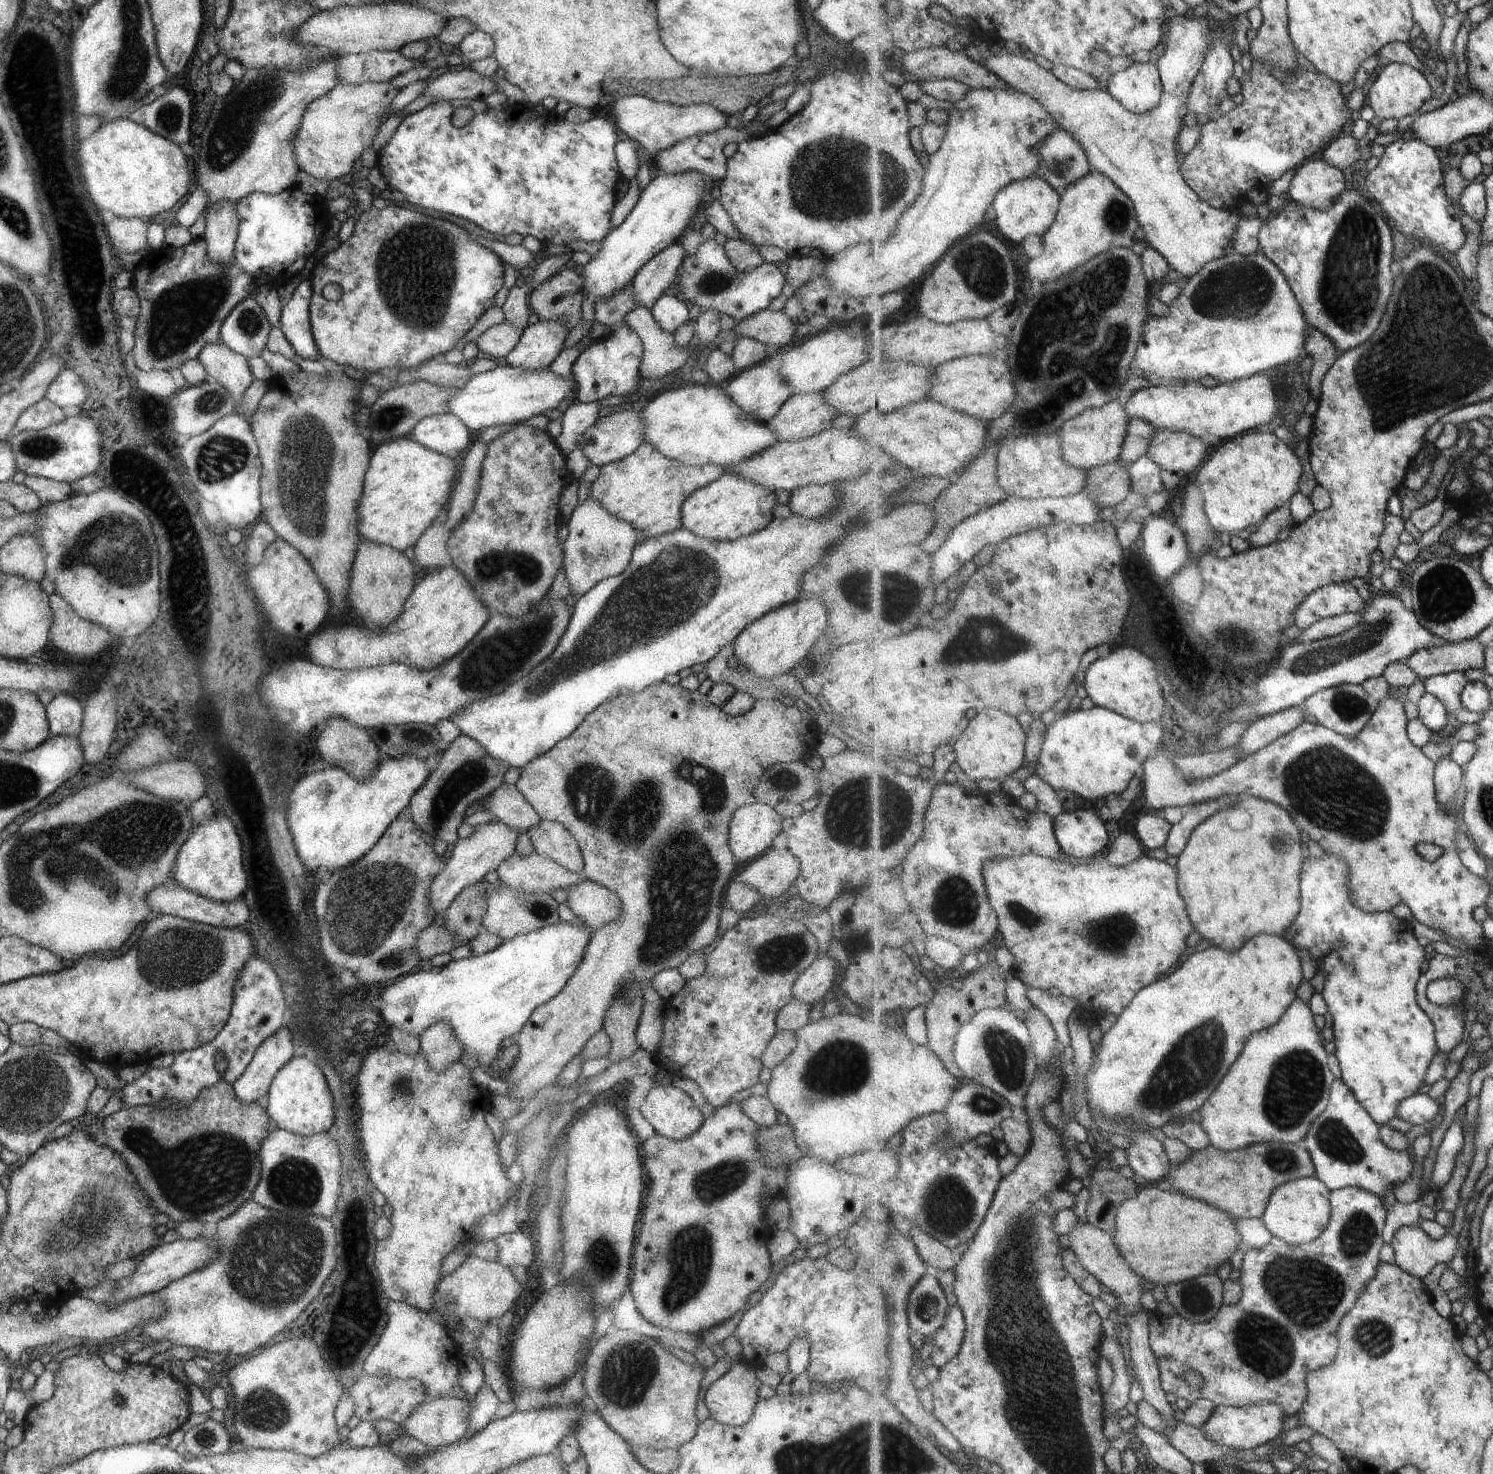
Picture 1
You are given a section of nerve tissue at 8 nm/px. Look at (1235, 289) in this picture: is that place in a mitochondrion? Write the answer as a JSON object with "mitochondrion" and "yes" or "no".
{"mitochondrion":"yes"}

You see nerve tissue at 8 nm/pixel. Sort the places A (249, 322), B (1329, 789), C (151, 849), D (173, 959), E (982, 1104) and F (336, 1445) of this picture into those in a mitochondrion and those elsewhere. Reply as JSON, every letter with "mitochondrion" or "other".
{"A":"mitochondrion","B":"mitochondrion","C":"mitochondrion","D":"mitochondrion","E":"mitochondrion","F":"other"}

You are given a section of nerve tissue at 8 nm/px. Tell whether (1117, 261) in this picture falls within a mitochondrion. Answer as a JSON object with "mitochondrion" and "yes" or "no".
{"mitochondrion":"yes"}

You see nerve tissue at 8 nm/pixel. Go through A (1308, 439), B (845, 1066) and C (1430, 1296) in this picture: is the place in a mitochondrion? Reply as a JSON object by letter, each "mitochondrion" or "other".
{"A":"other","B":"mitochondrion","C":"other"}

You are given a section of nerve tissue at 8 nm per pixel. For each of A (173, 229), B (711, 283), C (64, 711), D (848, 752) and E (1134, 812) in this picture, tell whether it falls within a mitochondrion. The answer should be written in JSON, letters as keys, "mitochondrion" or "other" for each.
{"A":"other","B":"mitochondrion","C":"other","D":"other","E":"other"}

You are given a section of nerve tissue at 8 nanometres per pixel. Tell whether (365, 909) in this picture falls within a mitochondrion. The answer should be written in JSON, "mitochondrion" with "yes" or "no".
{"mitochondrion":"yes"}

